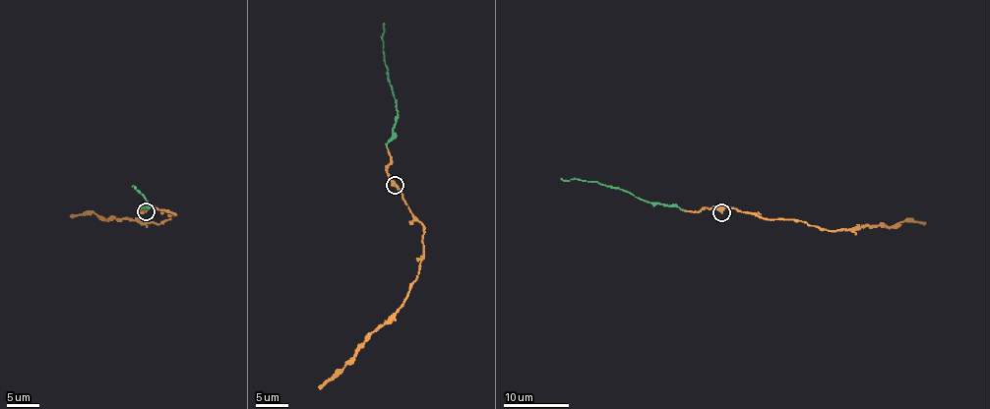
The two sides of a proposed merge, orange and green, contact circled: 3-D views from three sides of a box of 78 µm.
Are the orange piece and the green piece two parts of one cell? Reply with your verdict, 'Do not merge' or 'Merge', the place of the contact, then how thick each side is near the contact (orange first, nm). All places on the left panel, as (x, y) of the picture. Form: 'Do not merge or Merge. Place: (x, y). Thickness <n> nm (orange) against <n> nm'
Do not merge. Place: (146, 211). Thickness 380 nm (orange) against 50 nm

